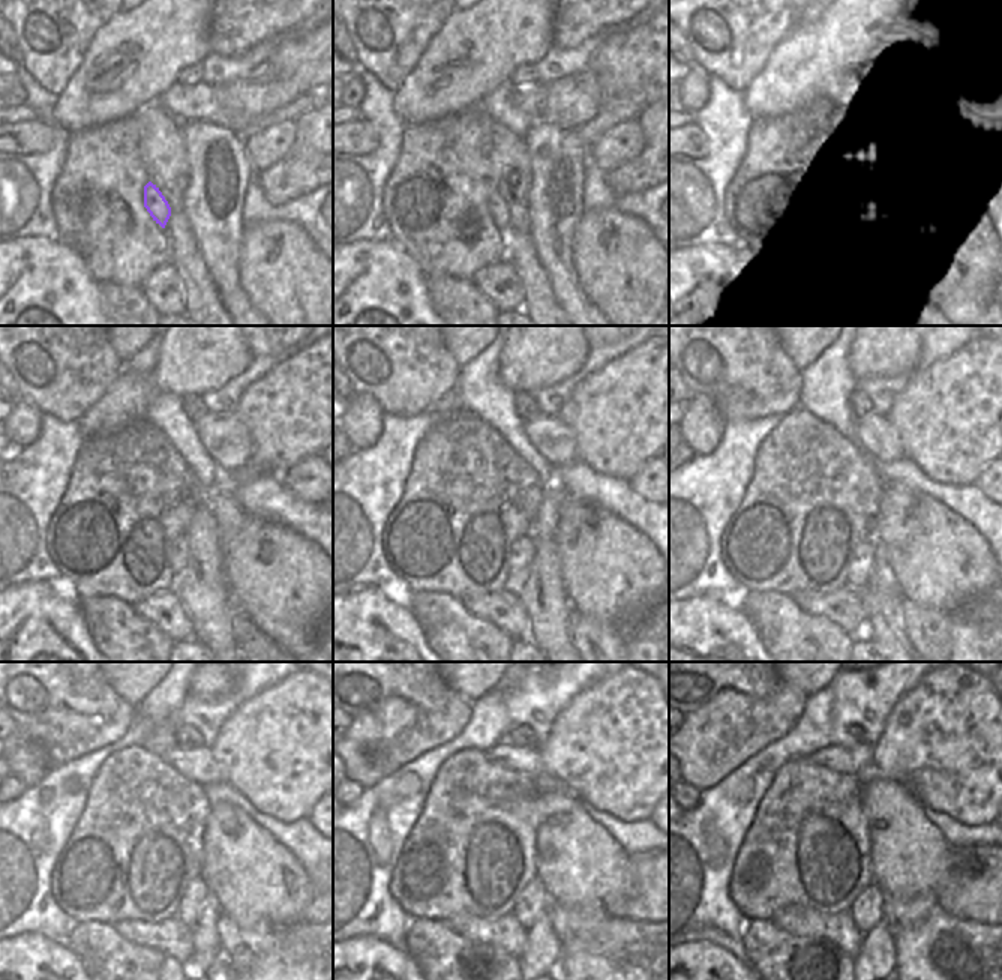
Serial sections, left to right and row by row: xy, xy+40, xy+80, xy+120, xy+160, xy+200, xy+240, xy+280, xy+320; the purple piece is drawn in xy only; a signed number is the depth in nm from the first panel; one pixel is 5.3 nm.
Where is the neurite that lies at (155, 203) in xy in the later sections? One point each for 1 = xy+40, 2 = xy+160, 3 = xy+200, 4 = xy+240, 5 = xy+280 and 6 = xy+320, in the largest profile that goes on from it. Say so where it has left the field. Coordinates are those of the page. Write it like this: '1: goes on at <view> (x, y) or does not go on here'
1: goes on at xy+40 (498, 210)
2: goes on at xy+160 (521, 554)
3: goes on at xy+200 (861, 560)
4: goes on at xy+240 (197, 892)
5: goes on at xy+280 (533, 901)
6: goes on at xy+320 (867, 911)

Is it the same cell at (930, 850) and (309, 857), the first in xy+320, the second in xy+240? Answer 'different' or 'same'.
different

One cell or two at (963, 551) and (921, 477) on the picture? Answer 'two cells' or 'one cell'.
two cells

